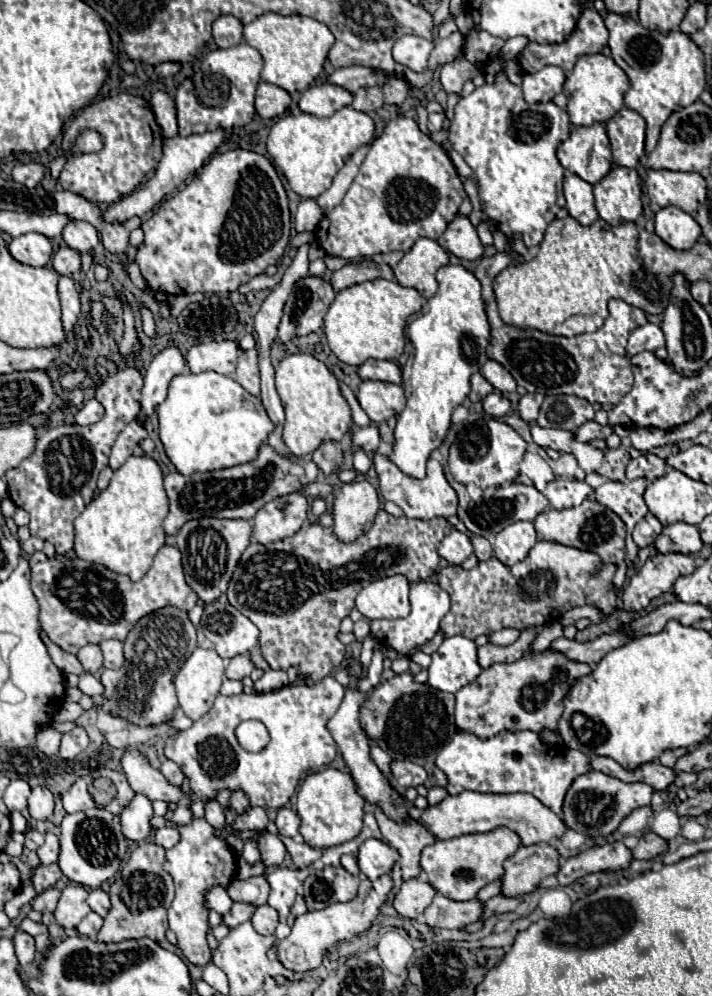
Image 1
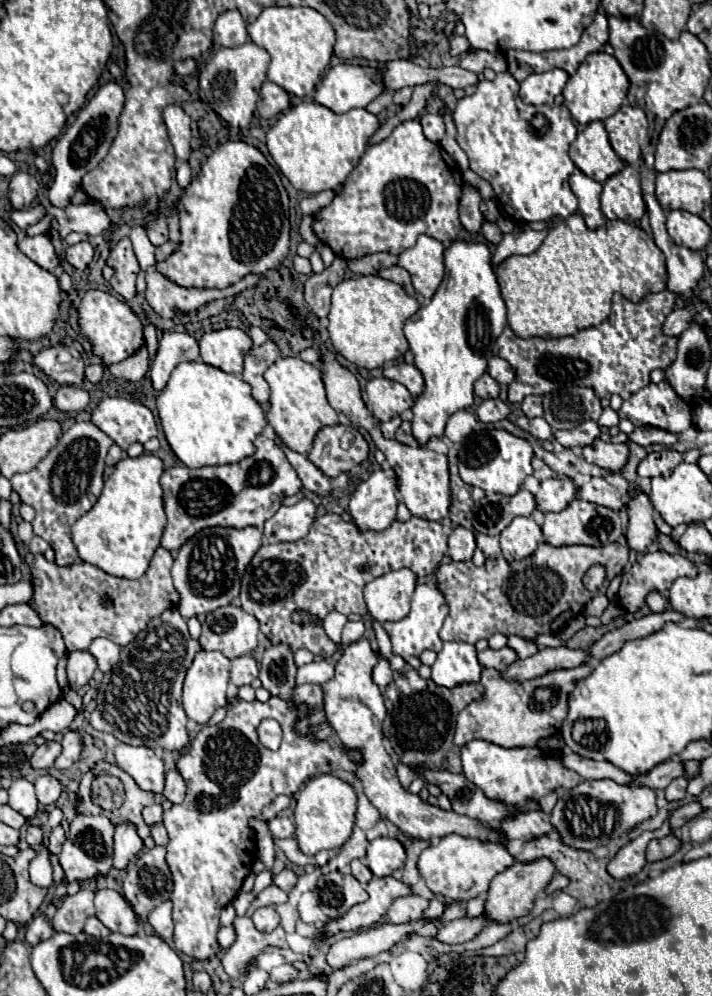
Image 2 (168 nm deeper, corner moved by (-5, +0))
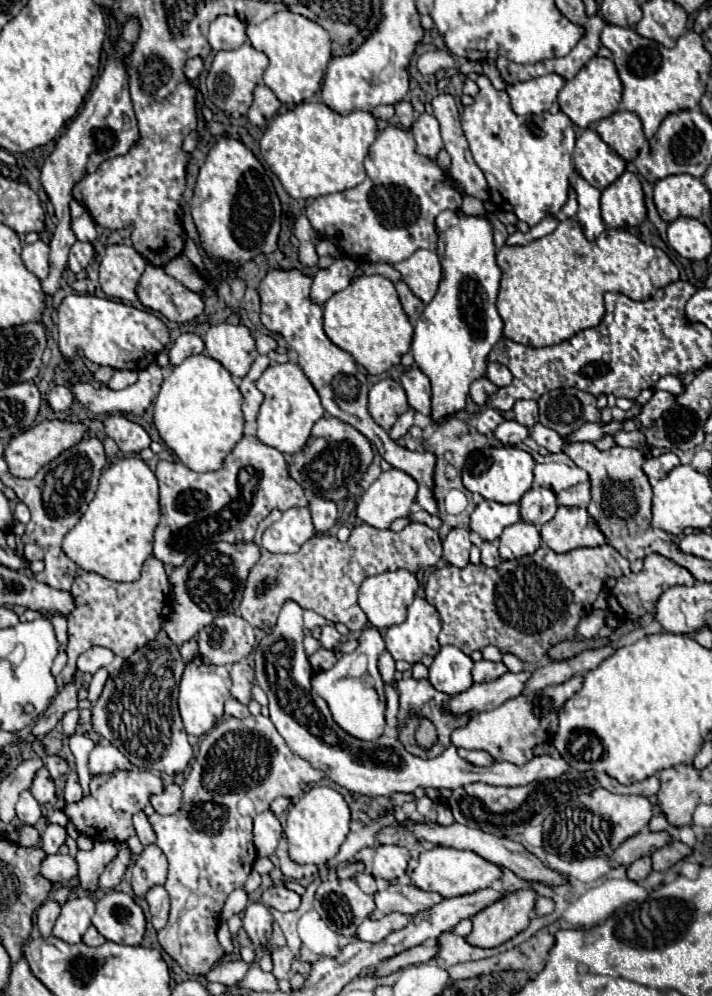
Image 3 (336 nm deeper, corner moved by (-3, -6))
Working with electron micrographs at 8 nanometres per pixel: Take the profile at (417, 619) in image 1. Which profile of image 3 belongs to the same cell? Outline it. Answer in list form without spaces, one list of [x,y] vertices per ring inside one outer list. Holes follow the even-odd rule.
[[[414,598],[414,602],[408,608],[408,618],[402,624],[390,626],[384,634],[384,642],[386,642],[386,650],[392,654],[394,660],[404,660],[408,664],[416,664],[422,660],[422,656],[436,656],[436,652],[440,650],[438,644],[438,634],[440,634],[440,616],[438,610],[428,604],[424,598]]]

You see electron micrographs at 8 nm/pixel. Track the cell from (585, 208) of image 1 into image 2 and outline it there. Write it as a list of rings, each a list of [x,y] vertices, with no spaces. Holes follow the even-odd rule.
[[[578,168],[572,172],[570,176],[570,188],[578,198],[578,212],[582,214],[582,218],[586,220],[586,226],[590,230],[598,228],[600,224],[604,224],[604,214],[600,210],[600,192],[602,192],[602,184],[598,184],[596,180],[584,176]]]

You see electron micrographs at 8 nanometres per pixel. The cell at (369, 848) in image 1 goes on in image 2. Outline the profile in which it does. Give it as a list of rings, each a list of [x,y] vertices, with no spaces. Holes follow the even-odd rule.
[[[376,838],[368,846],[366,864],[378,878],[390,876],[394,870],[400,870],[404,866],[404,860],[404,846],[394,838]]]

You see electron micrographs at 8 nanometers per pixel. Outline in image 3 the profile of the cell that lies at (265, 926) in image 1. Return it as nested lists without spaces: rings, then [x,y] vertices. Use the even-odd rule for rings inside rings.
[[[252,902],[244,910],[242,928],[254,946],[264,946],[272,936],[272,914],[262,902]]]

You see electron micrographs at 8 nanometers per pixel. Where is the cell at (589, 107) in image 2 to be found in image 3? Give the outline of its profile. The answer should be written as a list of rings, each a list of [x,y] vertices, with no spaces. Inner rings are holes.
[[[594,56],[572,80],[566,80],[564,88],[558,92],[560,110],[580,128],[588,128],[600,122],[602,118],[614,114],[620,106],[620,98],[622,98],[622,82],[618,78],[616,66],[610,58],[600,56]]]

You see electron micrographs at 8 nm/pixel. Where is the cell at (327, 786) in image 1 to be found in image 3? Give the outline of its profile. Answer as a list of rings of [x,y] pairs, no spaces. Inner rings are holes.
[[[314,786],[288,812],[286,830],[284,830],[284,836],[288,840],[288,854],[296,864],[324,864],[338,854],[338,848],[346,840],[348,830],[350,830],[350,810],[344,798],[330,786]]]

